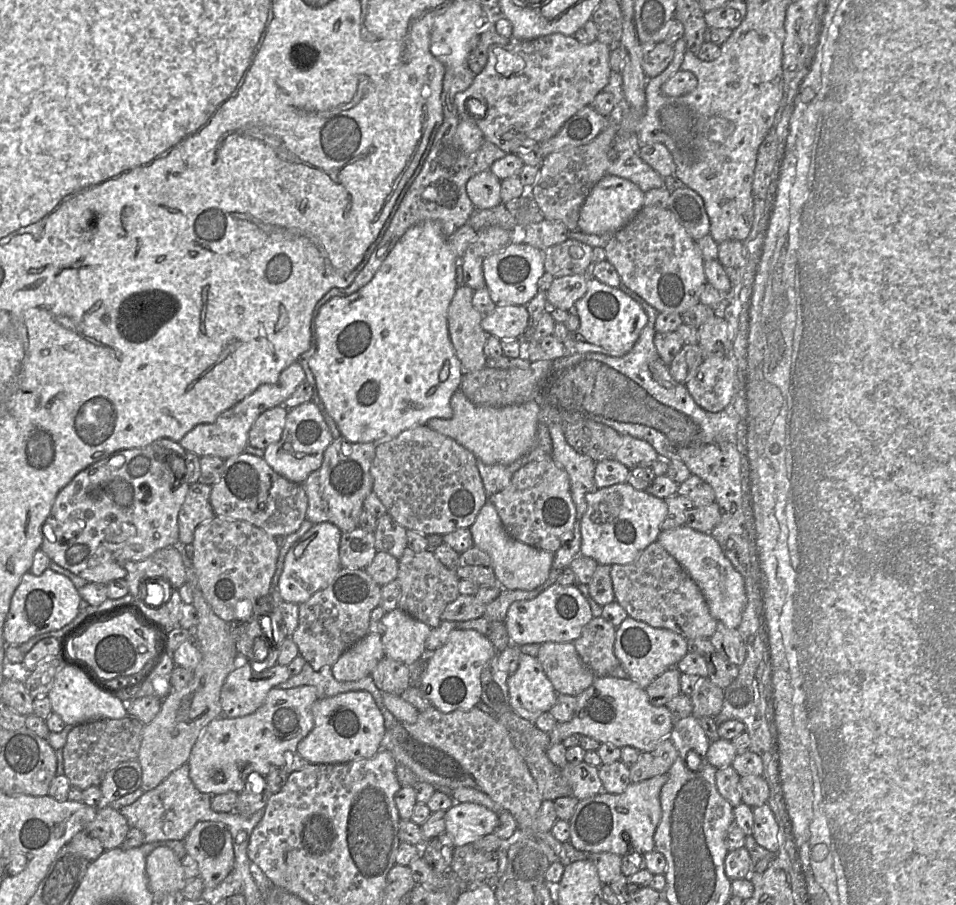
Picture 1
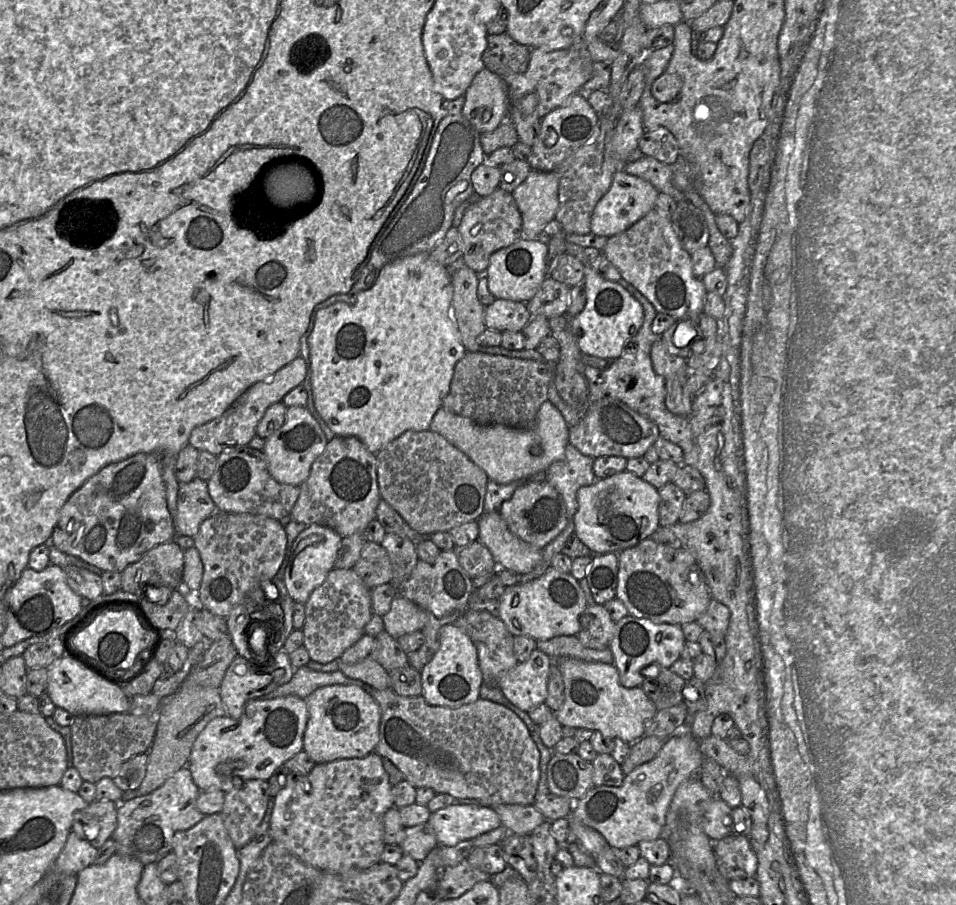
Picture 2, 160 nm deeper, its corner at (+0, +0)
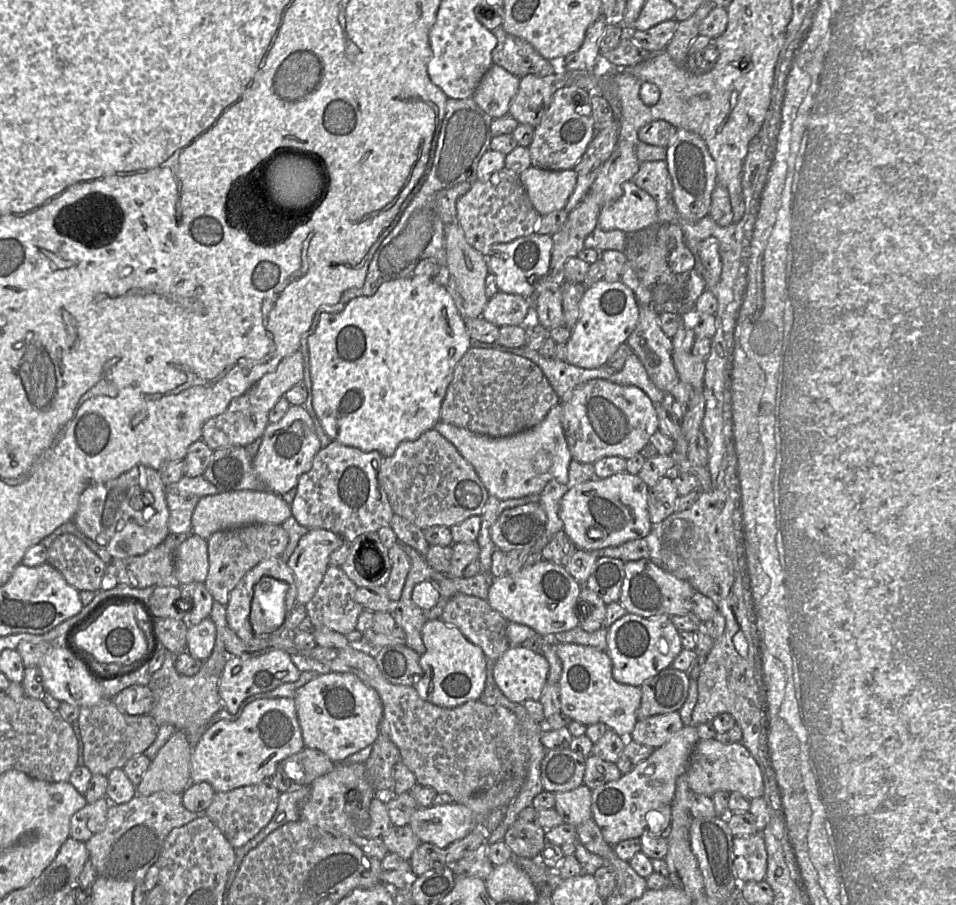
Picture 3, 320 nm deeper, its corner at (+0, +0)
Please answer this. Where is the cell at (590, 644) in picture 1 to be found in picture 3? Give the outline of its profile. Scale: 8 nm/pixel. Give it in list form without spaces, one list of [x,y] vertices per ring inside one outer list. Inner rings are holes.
[[[582,587],[576,604],[579,626],[586,632],[604,627],[606,604],[588,587]]]

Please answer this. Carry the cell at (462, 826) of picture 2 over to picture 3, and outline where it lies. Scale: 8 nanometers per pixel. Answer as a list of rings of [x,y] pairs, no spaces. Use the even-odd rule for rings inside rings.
[[[452,802],[416,809],[408,823],[421,843],[446,848],[466,837],[475,828],[472,811],[463,803]]]

